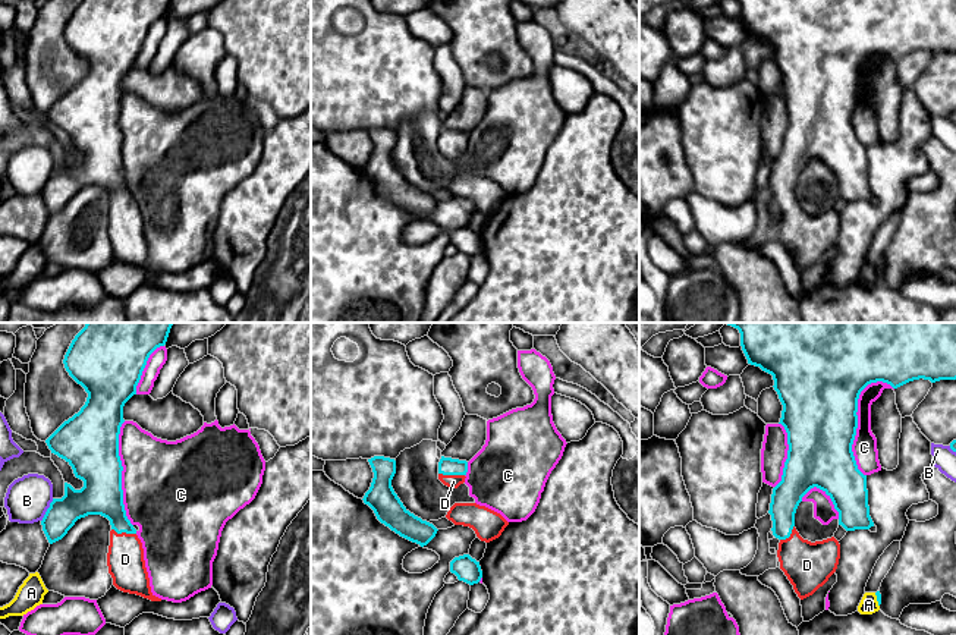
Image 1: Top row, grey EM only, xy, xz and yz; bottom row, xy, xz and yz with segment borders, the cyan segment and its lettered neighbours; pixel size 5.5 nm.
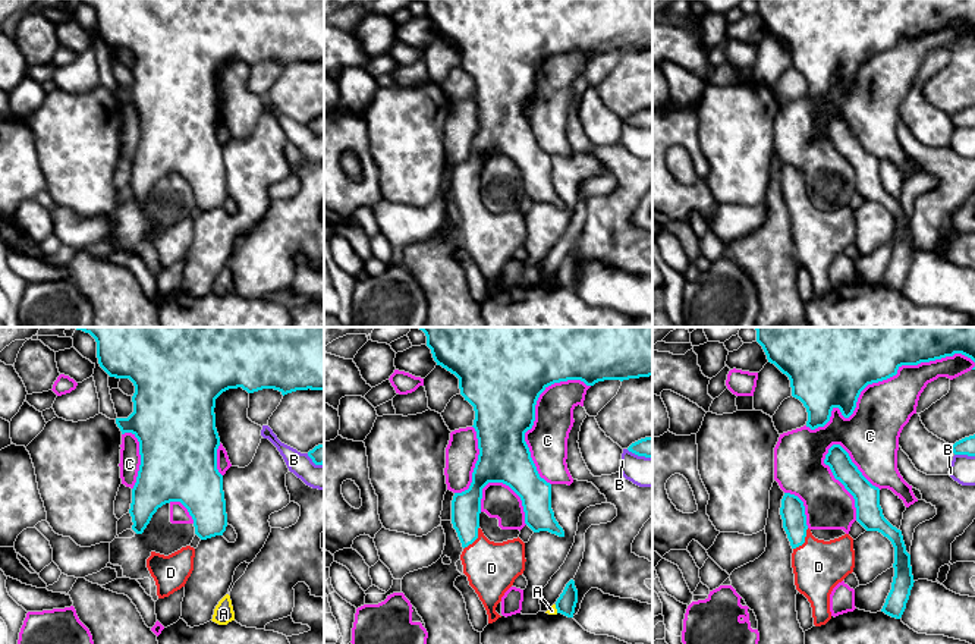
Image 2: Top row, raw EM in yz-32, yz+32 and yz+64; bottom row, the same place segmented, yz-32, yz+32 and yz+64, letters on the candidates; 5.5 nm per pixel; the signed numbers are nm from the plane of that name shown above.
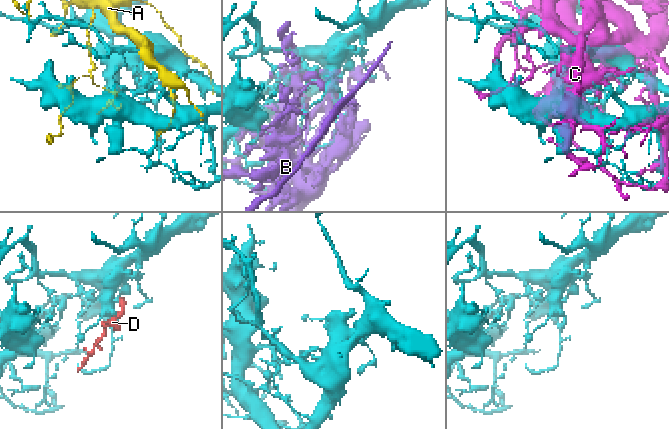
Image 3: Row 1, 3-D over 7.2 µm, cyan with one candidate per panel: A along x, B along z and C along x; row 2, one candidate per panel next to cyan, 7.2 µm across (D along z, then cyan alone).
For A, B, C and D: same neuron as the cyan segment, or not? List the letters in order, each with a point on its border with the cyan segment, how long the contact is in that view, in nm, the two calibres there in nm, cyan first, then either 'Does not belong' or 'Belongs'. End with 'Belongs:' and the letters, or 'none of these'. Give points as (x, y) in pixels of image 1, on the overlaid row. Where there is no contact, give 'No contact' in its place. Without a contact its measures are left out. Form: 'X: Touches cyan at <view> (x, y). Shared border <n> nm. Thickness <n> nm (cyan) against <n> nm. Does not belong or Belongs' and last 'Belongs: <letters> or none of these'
A: Touches cyan at yz (877, 600). Shared border 80 nm. Thickness 30 nm (cyan) against 100 nm. Does not belong
B: Touches cyan at xy (47, 511). Shared border 140 nm. Thickness 170 nm (cyan) against 240 nm. Does not belong
C: Touches cyan at yz (857, 424). Shared border 550 nm. Thickness 420 nm (cyan) against 140 nm. Does not belong
D: Touches cyan at xz (452, 474). Shared border 140 nm. Thickness 100 nm (cyan) against 70 nm. Belongs
Belongs: D

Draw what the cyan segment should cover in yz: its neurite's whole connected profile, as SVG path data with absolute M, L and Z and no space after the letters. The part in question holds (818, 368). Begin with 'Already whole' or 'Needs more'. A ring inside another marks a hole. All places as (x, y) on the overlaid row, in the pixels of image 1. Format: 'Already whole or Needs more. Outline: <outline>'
Needs more. Outline: M724 323L739 330L748 364L773 375L774 390L783 405L780 422L787 433L787 459L782 481L773 488L768 513L773 535L780 540L777 557L801 600L812 595L836 572L840 544L831 537L811 543L795 528L795 513L802 497L814 487L823 490L839 512L846 531L869 529L867 475L856 465L852 444L858 428L858 399L871 383L883 381L897 389L913 380L956 380L956 323Z

